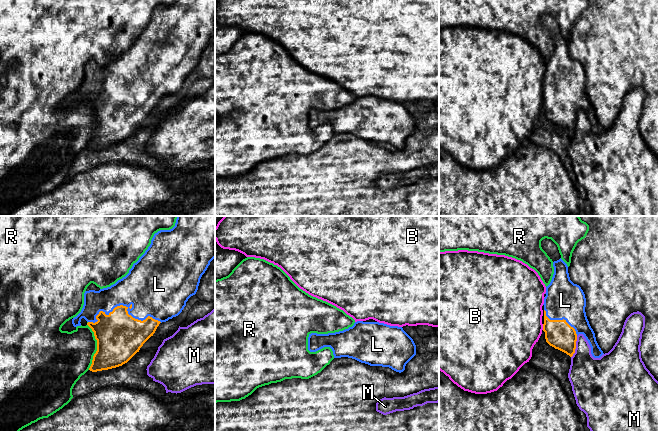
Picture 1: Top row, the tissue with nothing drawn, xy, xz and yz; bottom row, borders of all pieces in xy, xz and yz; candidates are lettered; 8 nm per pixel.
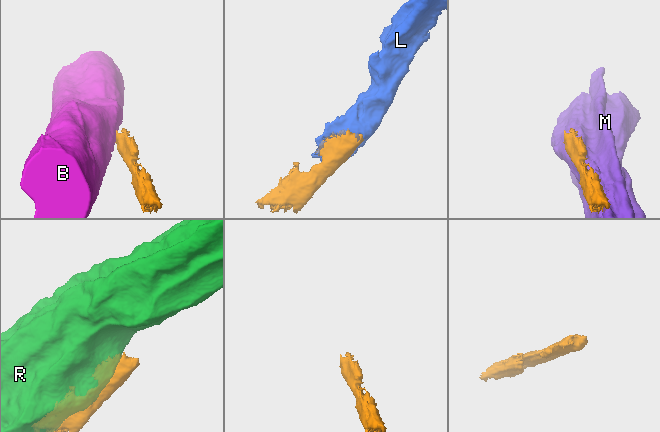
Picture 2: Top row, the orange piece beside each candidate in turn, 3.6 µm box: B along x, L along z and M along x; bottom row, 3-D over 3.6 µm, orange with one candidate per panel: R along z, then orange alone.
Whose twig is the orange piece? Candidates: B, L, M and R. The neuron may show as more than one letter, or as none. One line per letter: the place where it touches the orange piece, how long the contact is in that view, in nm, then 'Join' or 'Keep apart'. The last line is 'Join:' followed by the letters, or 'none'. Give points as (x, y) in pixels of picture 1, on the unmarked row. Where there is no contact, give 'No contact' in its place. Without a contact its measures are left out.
B: Touches orange at yz (543, 103). Shared border 50 nm. Keep apart
L: Touches orange at xy (124, 82). Shared border 600 nm. Join
M: Touches orange at yz (575, 123). Shared border 180 nm. Keep apart
R: Touches orange at xy (97, 122). Shared border 380 nm. Keep apart
Join: L

